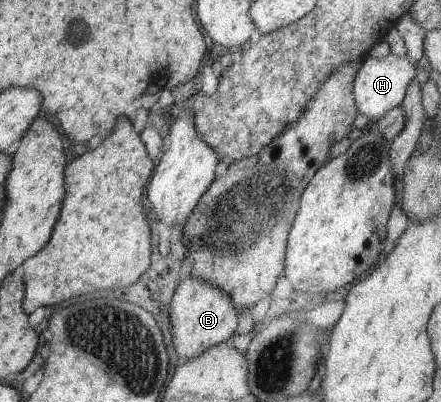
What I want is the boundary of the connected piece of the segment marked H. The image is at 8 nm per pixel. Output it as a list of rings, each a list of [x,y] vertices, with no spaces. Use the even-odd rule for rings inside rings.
[[[389,54],[381,59],[368,57],[360,64],[361,66],[357,69],[353,80],[355,105],[358,112],[368,116],[368,120],[371,124],[374,124],[396,107],[402,106],[407,97],[408,87],[416,78],[420,69],[417,69],[411,61],[408,61],[408,58],[397,57],[394,54]]]

